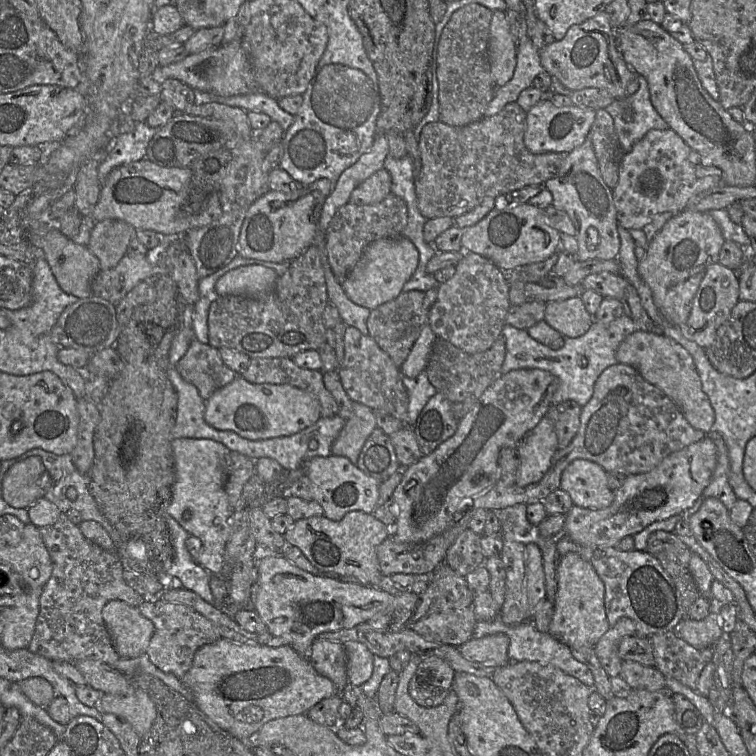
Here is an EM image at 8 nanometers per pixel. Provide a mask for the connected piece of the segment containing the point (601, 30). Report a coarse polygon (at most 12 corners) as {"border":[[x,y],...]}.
{"border":[[604,11],[539,51],[568,90],[624,99],[633,70]]}

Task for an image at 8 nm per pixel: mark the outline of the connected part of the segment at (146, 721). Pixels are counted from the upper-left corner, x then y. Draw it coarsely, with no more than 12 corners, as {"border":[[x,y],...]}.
{"border":[[140,688],[102,694],[94,708],[124,719],[140,738],[158,716]]}

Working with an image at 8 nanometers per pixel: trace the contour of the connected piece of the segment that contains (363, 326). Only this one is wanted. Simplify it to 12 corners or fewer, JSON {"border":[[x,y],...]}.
{"border":[[325,266],[328,302],[341,321],[368,335],[371,310],[352,302],[329,266]]}

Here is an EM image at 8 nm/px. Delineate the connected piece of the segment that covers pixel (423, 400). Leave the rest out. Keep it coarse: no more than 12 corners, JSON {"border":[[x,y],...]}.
{"border":[[425,371],[413,378],[402,375],[409,397],[407,424],[413,426],[438,390]]}

